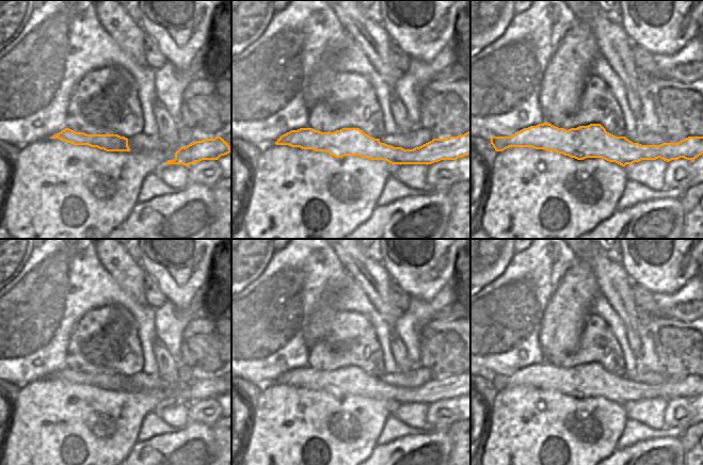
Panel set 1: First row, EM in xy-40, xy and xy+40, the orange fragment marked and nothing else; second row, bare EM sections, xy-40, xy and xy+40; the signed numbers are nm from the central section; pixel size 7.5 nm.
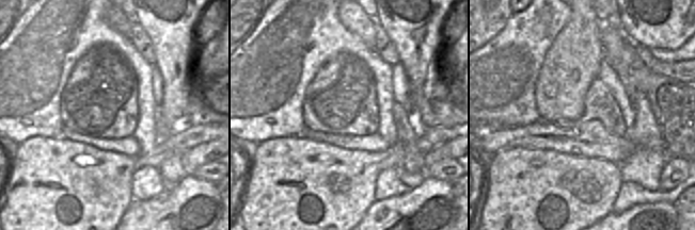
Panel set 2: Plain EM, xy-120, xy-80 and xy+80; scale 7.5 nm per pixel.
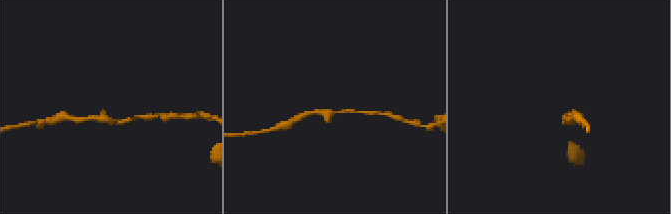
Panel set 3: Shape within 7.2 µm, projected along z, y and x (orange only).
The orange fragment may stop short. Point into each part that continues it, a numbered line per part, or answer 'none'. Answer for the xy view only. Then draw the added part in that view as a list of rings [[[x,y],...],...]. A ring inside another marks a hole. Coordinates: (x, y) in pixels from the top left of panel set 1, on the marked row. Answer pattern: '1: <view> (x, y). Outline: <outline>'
none.

